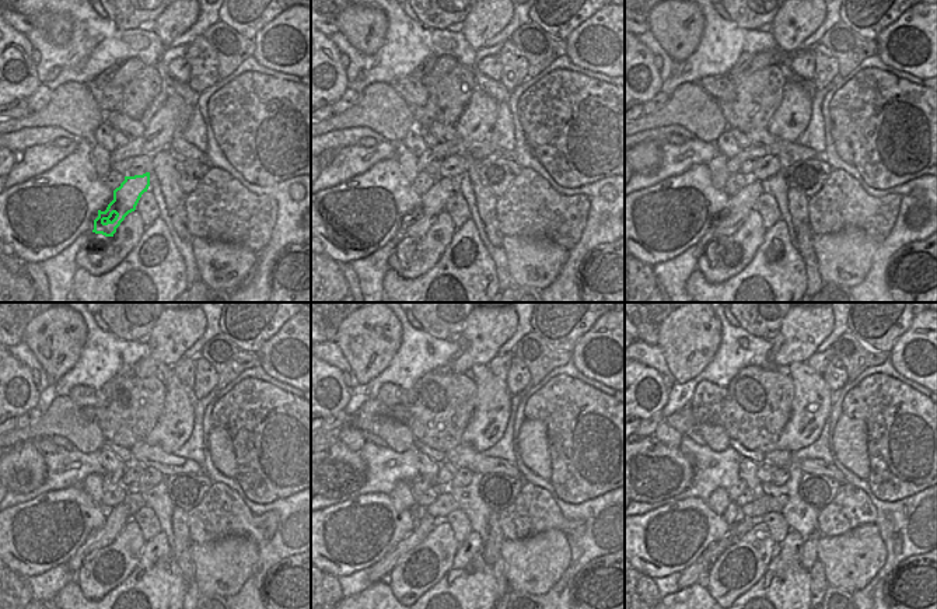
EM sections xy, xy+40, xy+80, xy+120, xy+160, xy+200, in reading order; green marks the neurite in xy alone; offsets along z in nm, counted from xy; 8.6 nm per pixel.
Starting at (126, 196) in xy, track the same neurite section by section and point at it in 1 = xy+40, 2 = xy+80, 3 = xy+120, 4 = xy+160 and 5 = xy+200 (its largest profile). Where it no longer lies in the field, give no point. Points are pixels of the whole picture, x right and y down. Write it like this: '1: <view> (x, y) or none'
1: xy+40 (433, 202)
2: xy+80 (740, 206)
3: xy+120 (116, 517)
4: xy+160 (378, 571)
5: xy+200 (696, 571)

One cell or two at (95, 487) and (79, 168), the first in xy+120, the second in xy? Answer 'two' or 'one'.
two

